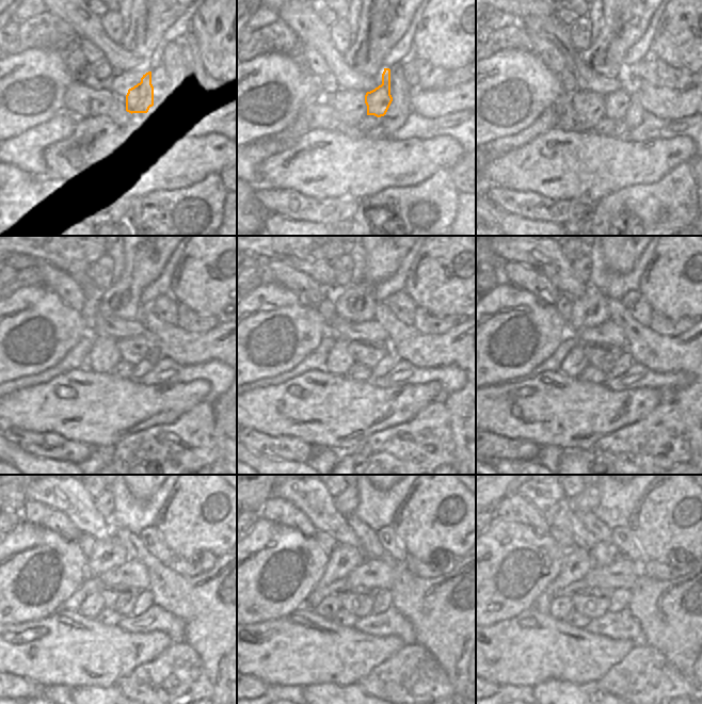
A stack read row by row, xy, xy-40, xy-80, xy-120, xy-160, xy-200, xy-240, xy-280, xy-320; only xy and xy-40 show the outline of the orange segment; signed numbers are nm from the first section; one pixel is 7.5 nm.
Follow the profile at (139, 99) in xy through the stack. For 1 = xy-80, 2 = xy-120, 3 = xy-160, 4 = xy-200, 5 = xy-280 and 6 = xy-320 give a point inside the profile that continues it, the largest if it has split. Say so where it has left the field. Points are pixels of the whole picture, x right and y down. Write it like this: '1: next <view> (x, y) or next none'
1: next xy-80 (616, 105)
2: next xy-120 (133, 350)
3: next xy-160 (368, 353)
4: next xy-200 (605, 355)
5: next xy-280 (366, 596)
6: next xy-320 (581, 604)

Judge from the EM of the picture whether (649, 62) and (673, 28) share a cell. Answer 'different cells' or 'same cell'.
different cells

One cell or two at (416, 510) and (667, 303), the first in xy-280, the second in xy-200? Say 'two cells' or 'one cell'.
one cell

